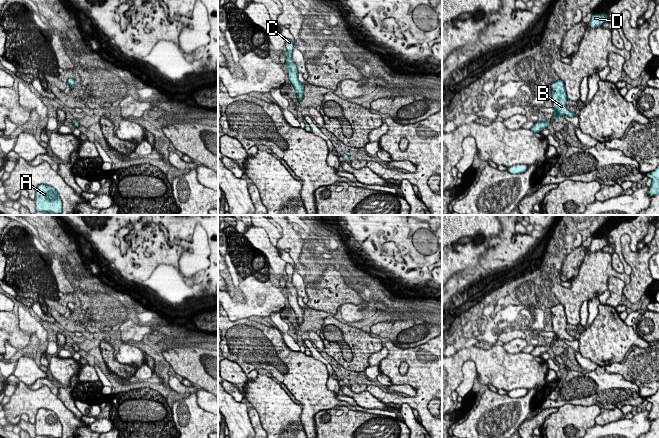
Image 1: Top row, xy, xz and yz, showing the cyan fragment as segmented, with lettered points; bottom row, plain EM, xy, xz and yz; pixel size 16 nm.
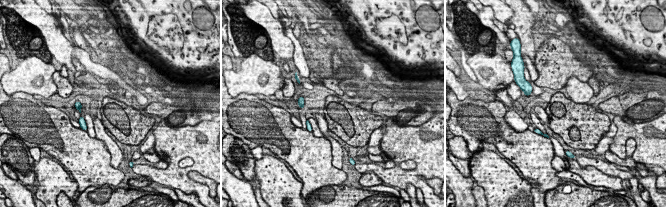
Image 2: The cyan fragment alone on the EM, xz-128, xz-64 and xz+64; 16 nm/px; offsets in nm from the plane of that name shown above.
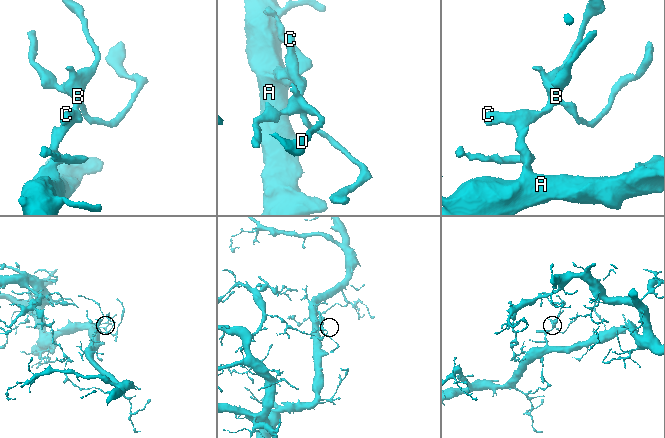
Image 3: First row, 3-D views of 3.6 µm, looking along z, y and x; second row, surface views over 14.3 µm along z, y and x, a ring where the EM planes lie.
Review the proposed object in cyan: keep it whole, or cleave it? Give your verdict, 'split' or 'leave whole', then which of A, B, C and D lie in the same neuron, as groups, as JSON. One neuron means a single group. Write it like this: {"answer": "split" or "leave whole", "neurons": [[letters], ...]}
{"answer": "leave whole", "neurons": [["A", "B", "C", "D"]]}

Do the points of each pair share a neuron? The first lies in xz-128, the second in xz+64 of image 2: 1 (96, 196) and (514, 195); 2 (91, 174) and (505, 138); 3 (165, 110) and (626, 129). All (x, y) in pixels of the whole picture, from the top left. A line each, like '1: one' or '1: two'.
1: two
2: one
3: two

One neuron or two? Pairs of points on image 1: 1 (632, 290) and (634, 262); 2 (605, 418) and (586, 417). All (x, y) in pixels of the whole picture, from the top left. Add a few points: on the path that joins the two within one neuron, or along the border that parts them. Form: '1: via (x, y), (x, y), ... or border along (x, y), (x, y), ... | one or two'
1: via (636, 283), (636, 269) | one
2: border along (601, 409), (601, 412), (595, 419), (595, 423) | two

